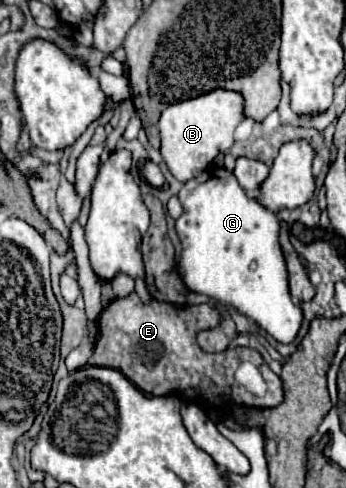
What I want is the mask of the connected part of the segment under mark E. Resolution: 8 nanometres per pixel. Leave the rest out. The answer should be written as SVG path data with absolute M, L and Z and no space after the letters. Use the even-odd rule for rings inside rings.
M131 293L127 297L111 301L103 309L99 317L101 337L95 345L89 365L113 367L121 371L133 385L137 385L147 395L177 393L183 401L197 403L201 407L223 405L229 399L247 407L277 407L283 401L281 379L269 369L257 349L235 347L221 353L205 353L197 345L199 331L215 329L219 325L221 313L207 303L189 307L179 307L155 299L143 303L137 293ZM243 361L251 361L259 367L267 383L267 393L263 397L253 395L241 383L237 383L235 371Z

